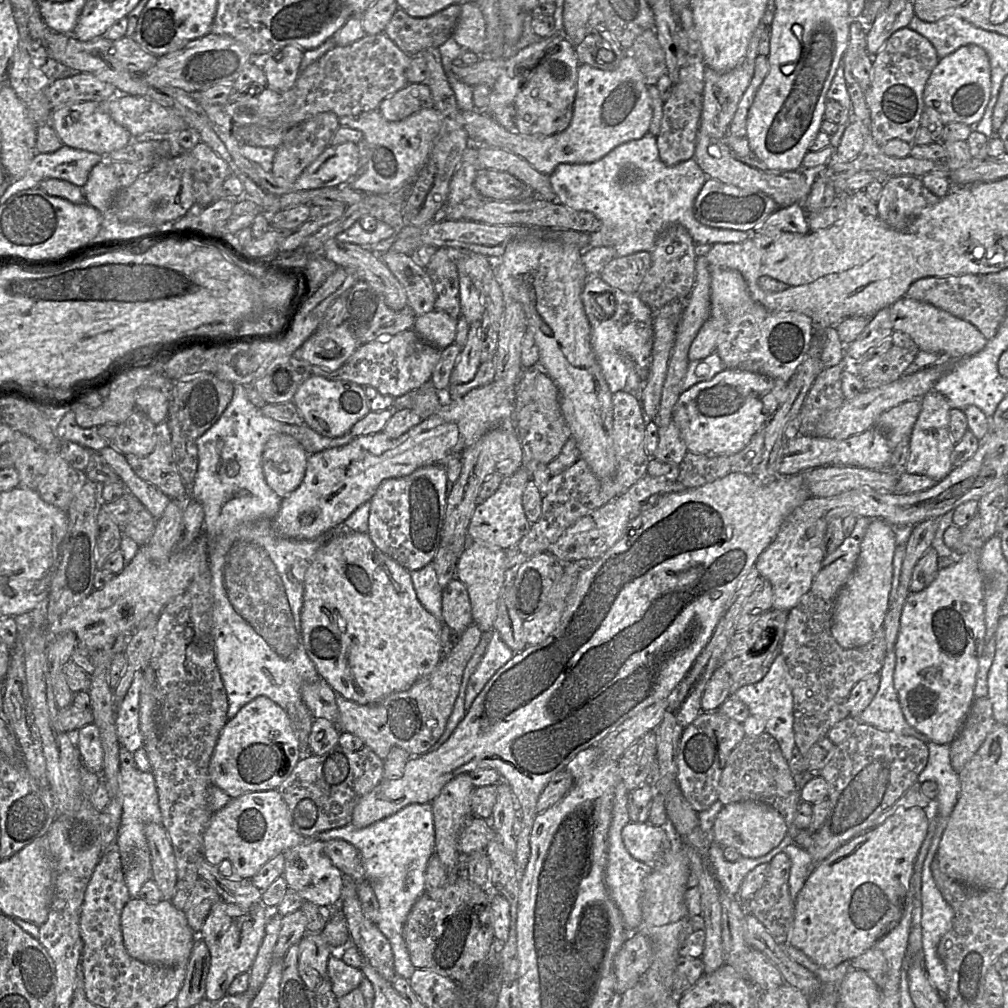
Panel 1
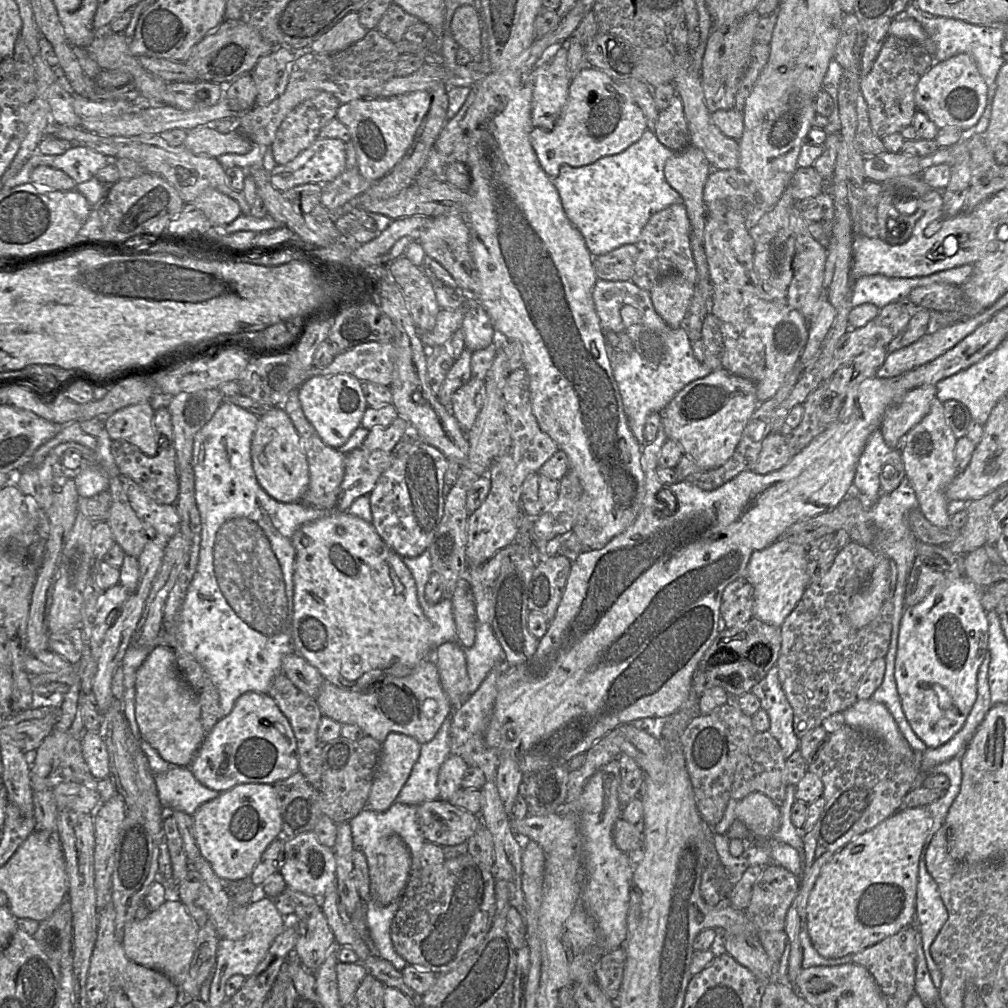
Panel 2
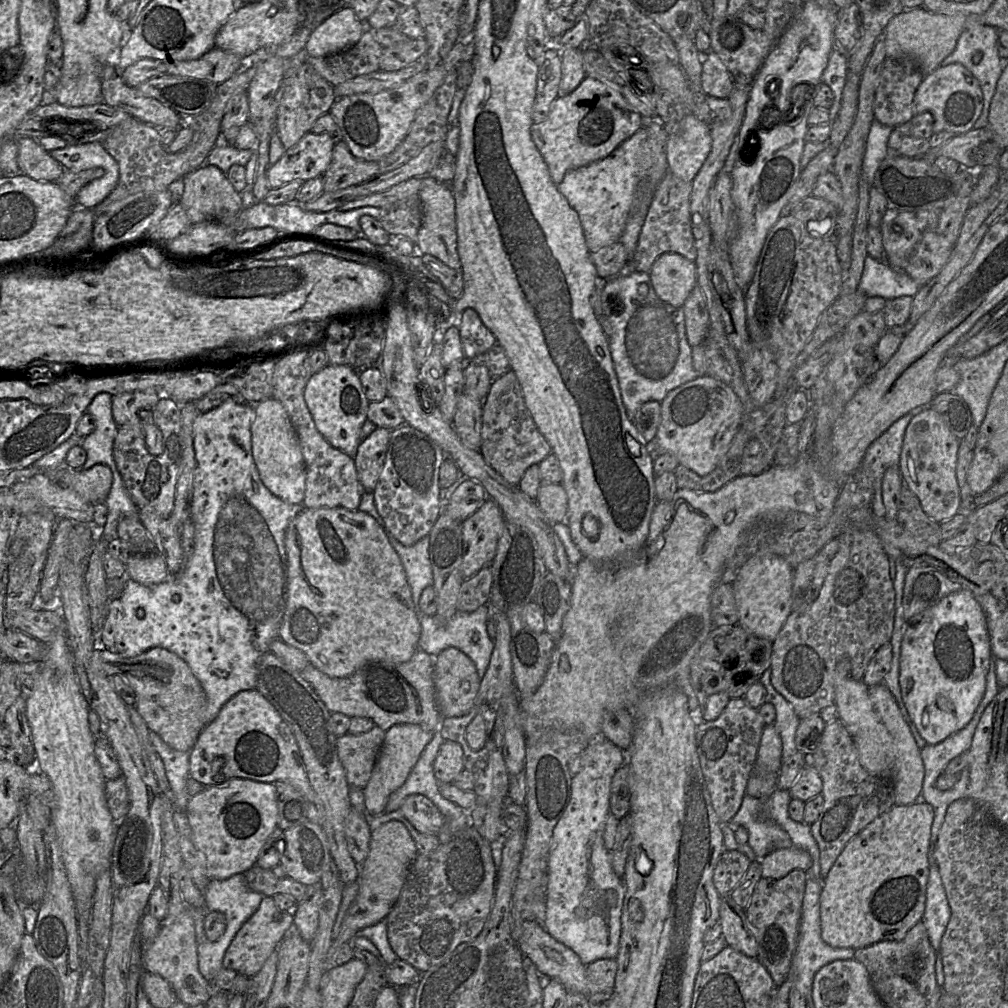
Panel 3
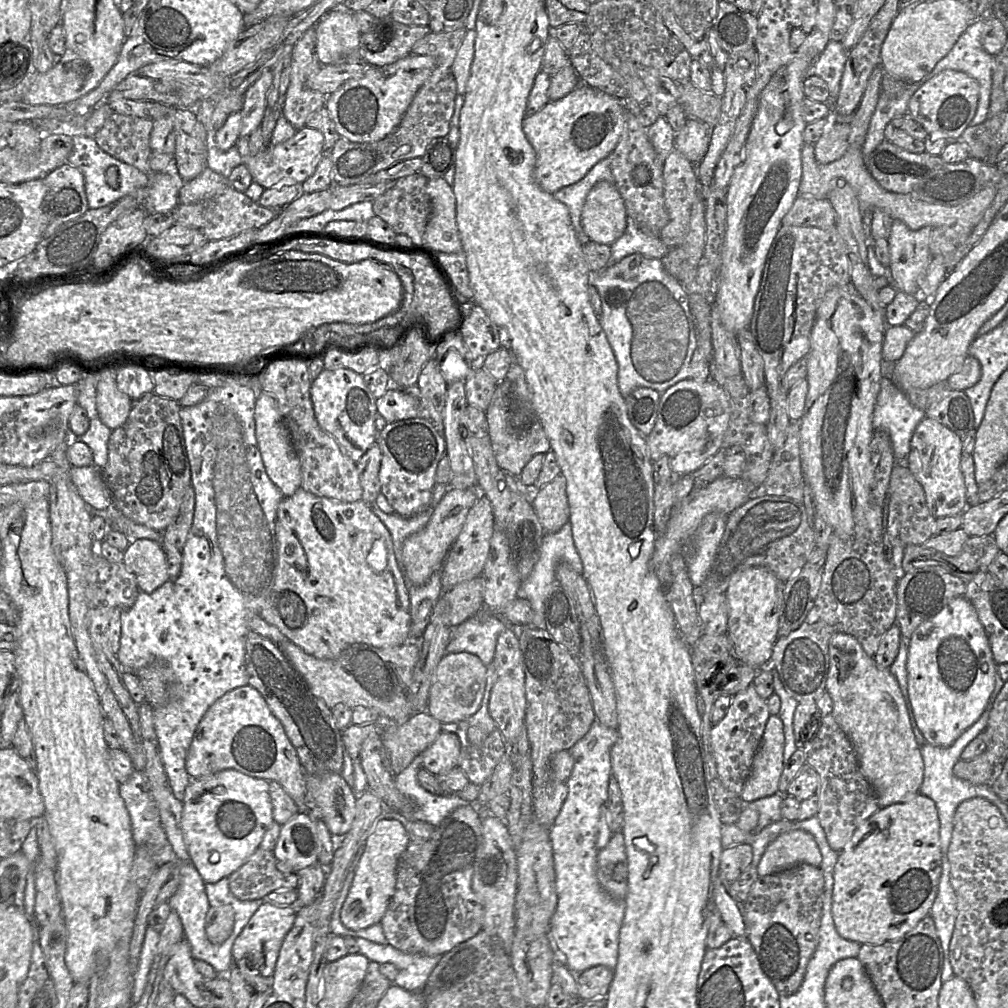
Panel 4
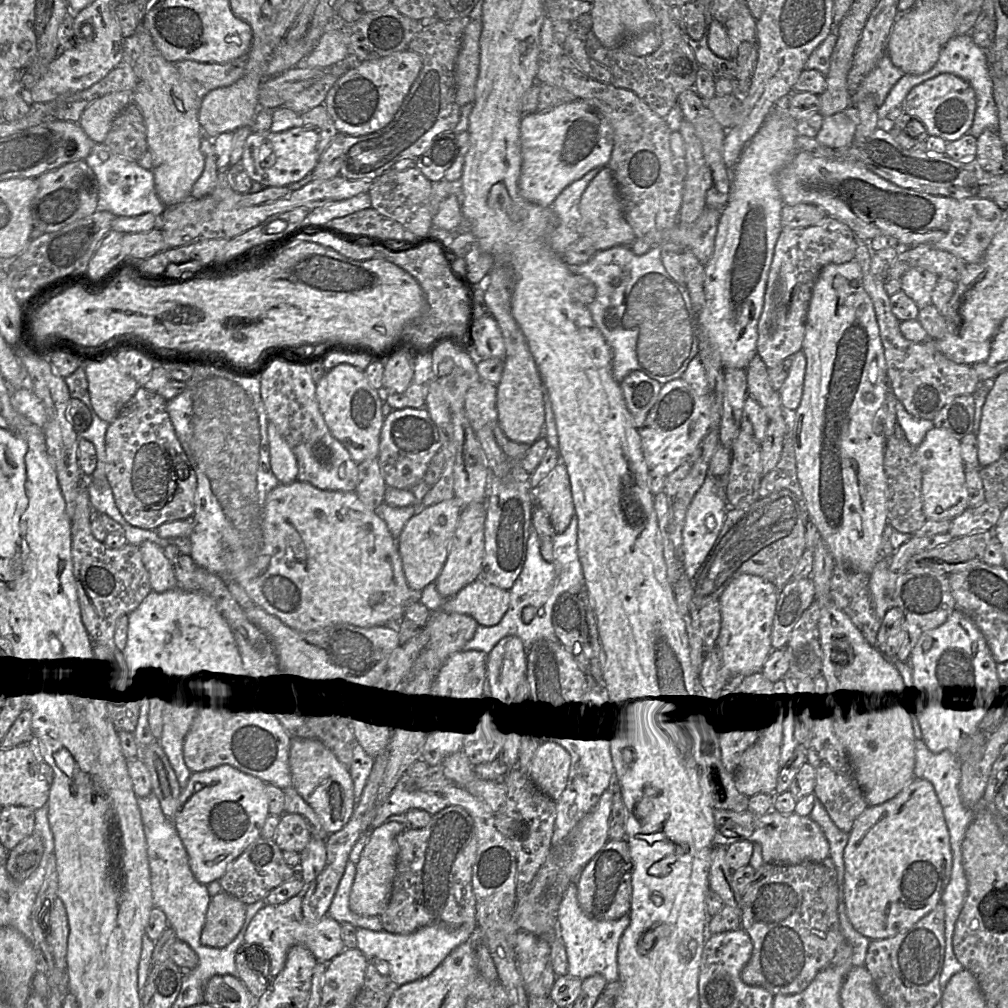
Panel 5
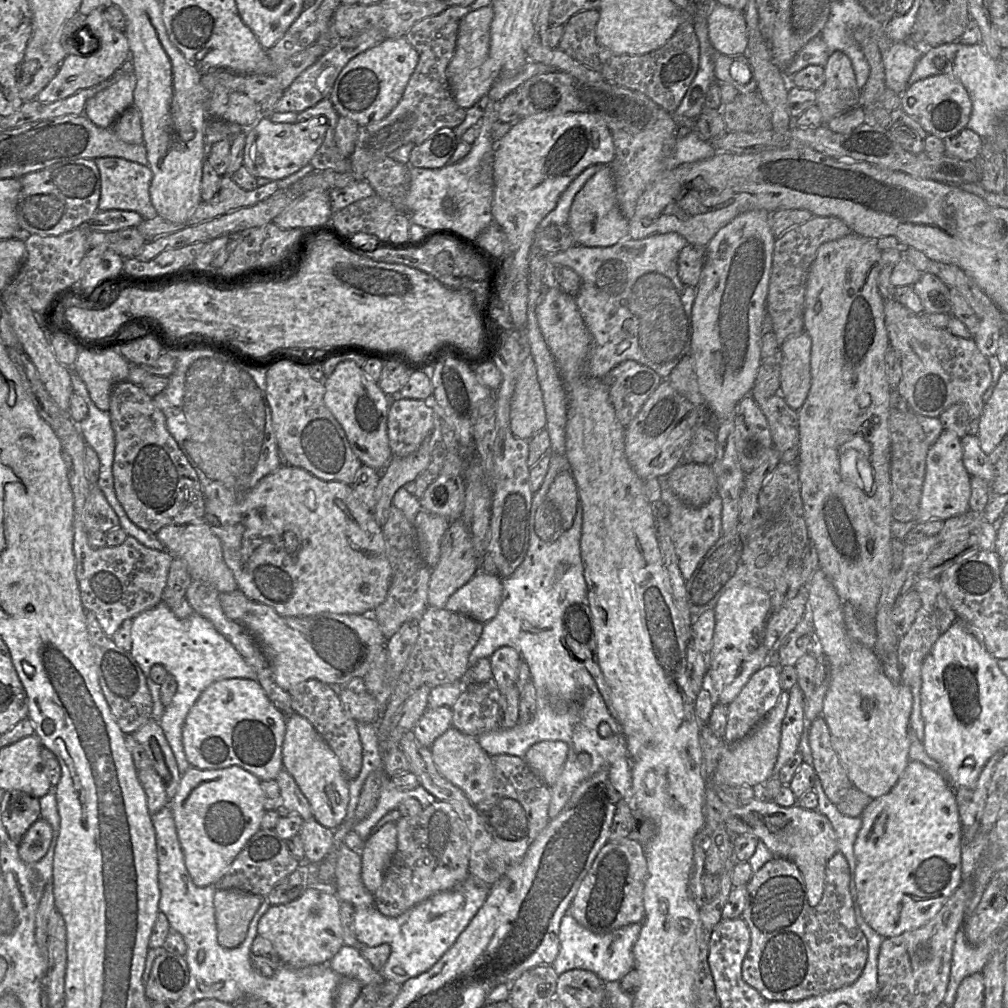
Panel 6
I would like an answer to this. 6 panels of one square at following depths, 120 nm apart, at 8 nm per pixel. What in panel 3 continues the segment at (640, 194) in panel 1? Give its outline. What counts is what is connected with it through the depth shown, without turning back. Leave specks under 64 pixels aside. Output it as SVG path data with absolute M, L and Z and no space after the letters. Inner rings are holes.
M642 127L603 159L567 171L557 185L559 193L578 214L590 253L619 242L640 182L646 142L647 131Z

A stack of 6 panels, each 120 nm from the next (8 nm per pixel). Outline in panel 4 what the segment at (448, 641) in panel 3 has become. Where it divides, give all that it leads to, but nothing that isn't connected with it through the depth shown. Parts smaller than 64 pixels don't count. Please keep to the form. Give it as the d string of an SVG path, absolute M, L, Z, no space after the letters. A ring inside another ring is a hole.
M482 608L472 618L456 627L451 627L451 638L446 653L467 652L489 665L494 657L498 636L509 625L501 616L493 615Z

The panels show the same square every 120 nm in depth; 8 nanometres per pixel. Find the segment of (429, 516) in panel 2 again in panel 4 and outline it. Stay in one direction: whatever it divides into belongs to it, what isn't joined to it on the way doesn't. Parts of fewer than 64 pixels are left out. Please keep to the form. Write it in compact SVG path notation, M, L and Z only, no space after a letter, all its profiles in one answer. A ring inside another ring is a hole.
M416 417L387 423L384 429L378 433L377 443L382 453L379 471L380 493L385 496L390 506L394 509L394 513L408 518L426 511L432 501L437 465L445 455L444 437L437 432L430 420Z

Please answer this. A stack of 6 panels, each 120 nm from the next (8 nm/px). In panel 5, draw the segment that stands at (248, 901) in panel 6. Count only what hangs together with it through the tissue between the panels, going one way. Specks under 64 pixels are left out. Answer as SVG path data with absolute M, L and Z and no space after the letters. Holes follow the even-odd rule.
M224 891L211 897L201 933L202 944L213 948L230 944L243 926L246 907L247 904Z

